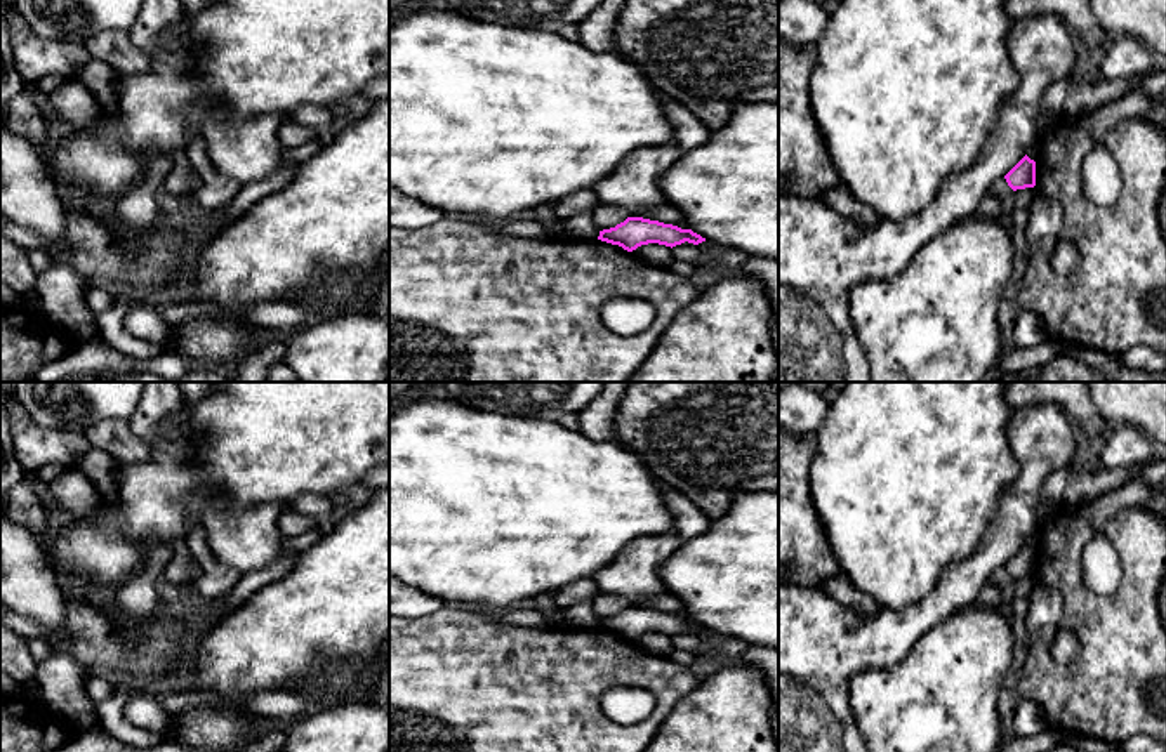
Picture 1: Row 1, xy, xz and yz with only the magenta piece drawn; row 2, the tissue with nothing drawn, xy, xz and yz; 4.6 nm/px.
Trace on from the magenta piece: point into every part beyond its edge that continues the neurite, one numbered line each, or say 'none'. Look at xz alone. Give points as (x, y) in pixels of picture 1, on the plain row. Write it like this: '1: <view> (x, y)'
none

